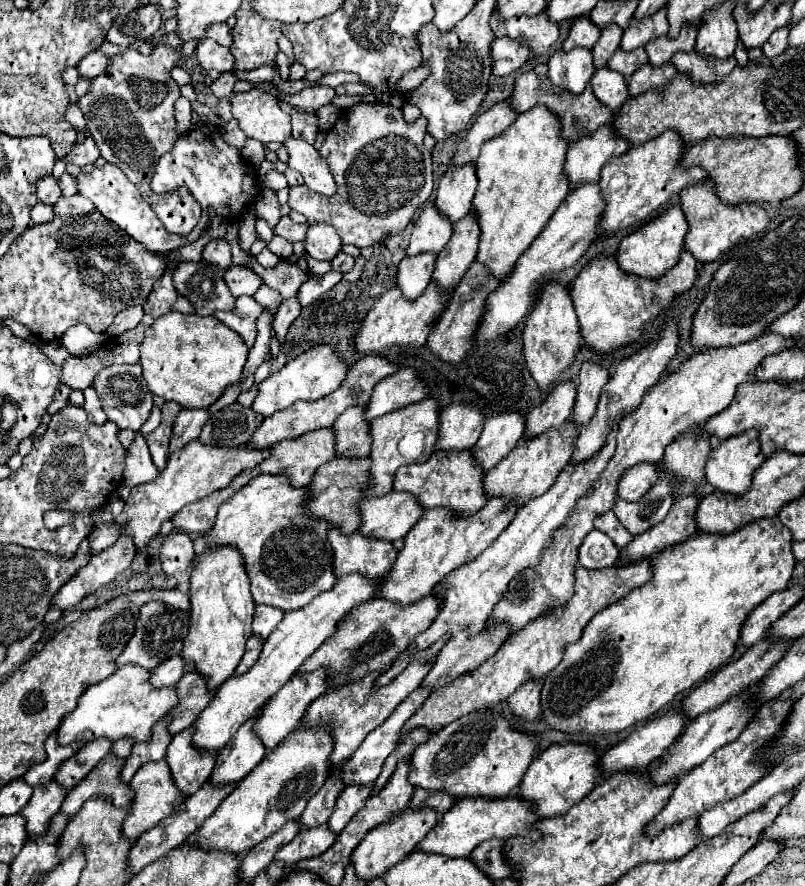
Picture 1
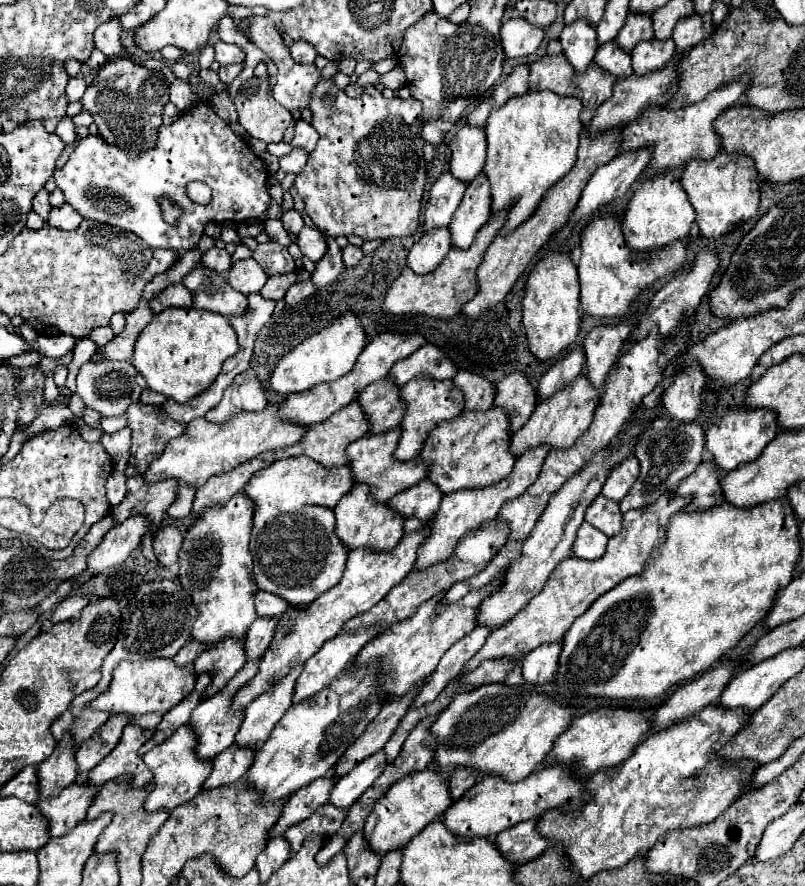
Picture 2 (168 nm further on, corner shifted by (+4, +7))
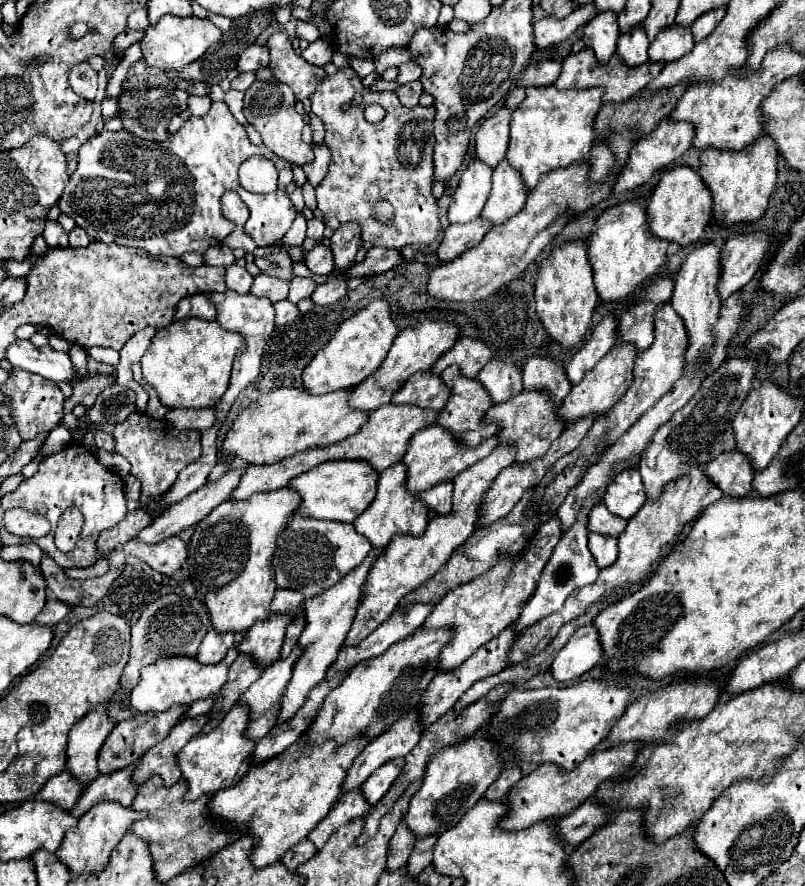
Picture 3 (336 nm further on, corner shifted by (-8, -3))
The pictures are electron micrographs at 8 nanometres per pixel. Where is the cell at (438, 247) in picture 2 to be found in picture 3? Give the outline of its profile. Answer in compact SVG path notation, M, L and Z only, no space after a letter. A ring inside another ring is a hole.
M474 219L470 223L464 225L450 225L444 231L444 241L438 247L438 257L442 263L456 259L458 255L462 255L464 251L476 247L484 235L490 231L492 223L488 219Z

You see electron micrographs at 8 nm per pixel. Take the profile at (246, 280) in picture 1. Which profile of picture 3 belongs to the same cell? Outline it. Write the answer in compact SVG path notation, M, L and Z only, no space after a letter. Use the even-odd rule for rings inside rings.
M262 273L262 275L254 277L254 285L252 285L250 293L254 297L268 297L272 303L276 303L276 301L284 301L288 297L288 285L290 285L290 281L276 279L276 277Z

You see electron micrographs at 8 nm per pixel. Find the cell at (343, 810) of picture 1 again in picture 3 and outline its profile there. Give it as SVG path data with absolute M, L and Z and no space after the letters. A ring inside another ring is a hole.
M398 757L398 759L392 759L388 763L384 763L384 767L378 767L378 771L374 771L362 785L362 791L368 799L370 805L378 803L386 791L390 789L390 785L394 783L394 779L400 775L400 771L404 769L404 759Z

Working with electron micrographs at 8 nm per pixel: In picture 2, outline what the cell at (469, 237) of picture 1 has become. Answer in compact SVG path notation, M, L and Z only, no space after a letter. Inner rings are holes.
M480 173L464 191L462 203L454 213L448 231L452 235L452 247L468 249L480 227L490 219L490 189L488 179Z

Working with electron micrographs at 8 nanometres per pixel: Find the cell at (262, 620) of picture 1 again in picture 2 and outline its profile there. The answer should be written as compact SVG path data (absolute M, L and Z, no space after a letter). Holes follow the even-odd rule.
M258 591L256 593L256 613L258 617L280 617L286 611L288 603L272 593Z

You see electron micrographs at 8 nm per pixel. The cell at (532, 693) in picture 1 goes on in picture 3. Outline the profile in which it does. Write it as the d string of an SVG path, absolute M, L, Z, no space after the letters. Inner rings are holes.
M596 625L580 627L552 663L552 675L558 681L572 681L590 671L604 655Z

